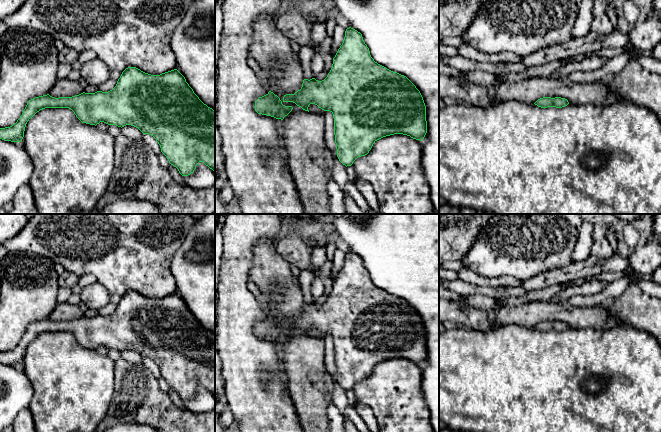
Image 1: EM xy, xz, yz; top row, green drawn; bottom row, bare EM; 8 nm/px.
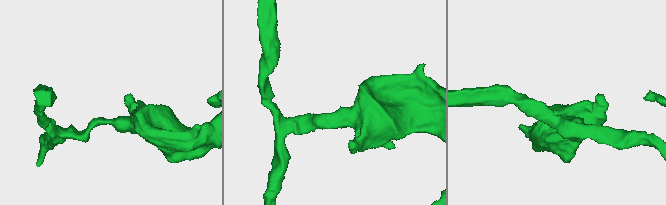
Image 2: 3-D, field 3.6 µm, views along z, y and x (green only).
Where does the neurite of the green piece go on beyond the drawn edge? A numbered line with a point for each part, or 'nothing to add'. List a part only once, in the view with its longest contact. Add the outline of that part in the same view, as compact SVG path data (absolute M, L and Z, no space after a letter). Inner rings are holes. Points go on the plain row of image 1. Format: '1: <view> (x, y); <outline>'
nothing to add

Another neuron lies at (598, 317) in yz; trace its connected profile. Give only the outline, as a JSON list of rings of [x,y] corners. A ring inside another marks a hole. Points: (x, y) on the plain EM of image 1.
[[[533,302],[520,306],[506,305],[495,312],[495,320],[490,321],[491,328],[503,325],[518,325],[534,328],[543,321],[561,321],[570,328],[593,328],[609,330],[626,326],[618,317],[612,315],[608,305],[593,307],[575,307],[567,302]]]

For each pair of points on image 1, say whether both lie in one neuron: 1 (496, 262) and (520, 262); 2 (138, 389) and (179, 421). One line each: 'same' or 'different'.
1: same
2: same

